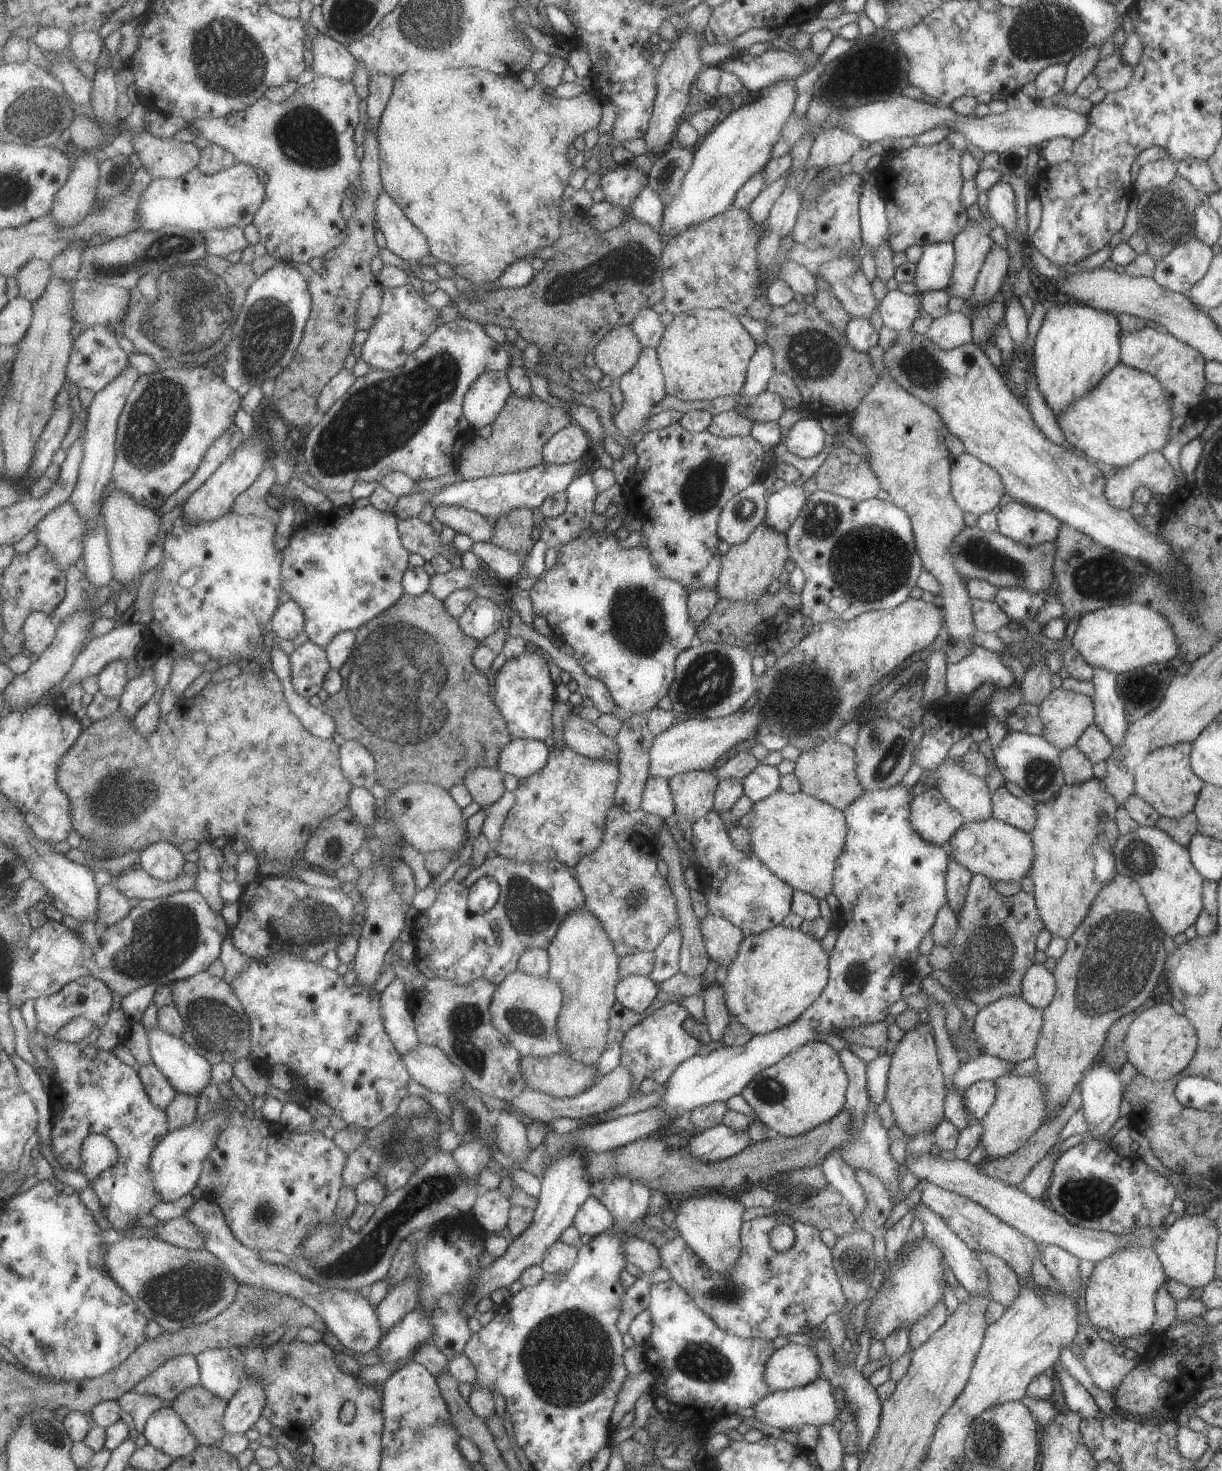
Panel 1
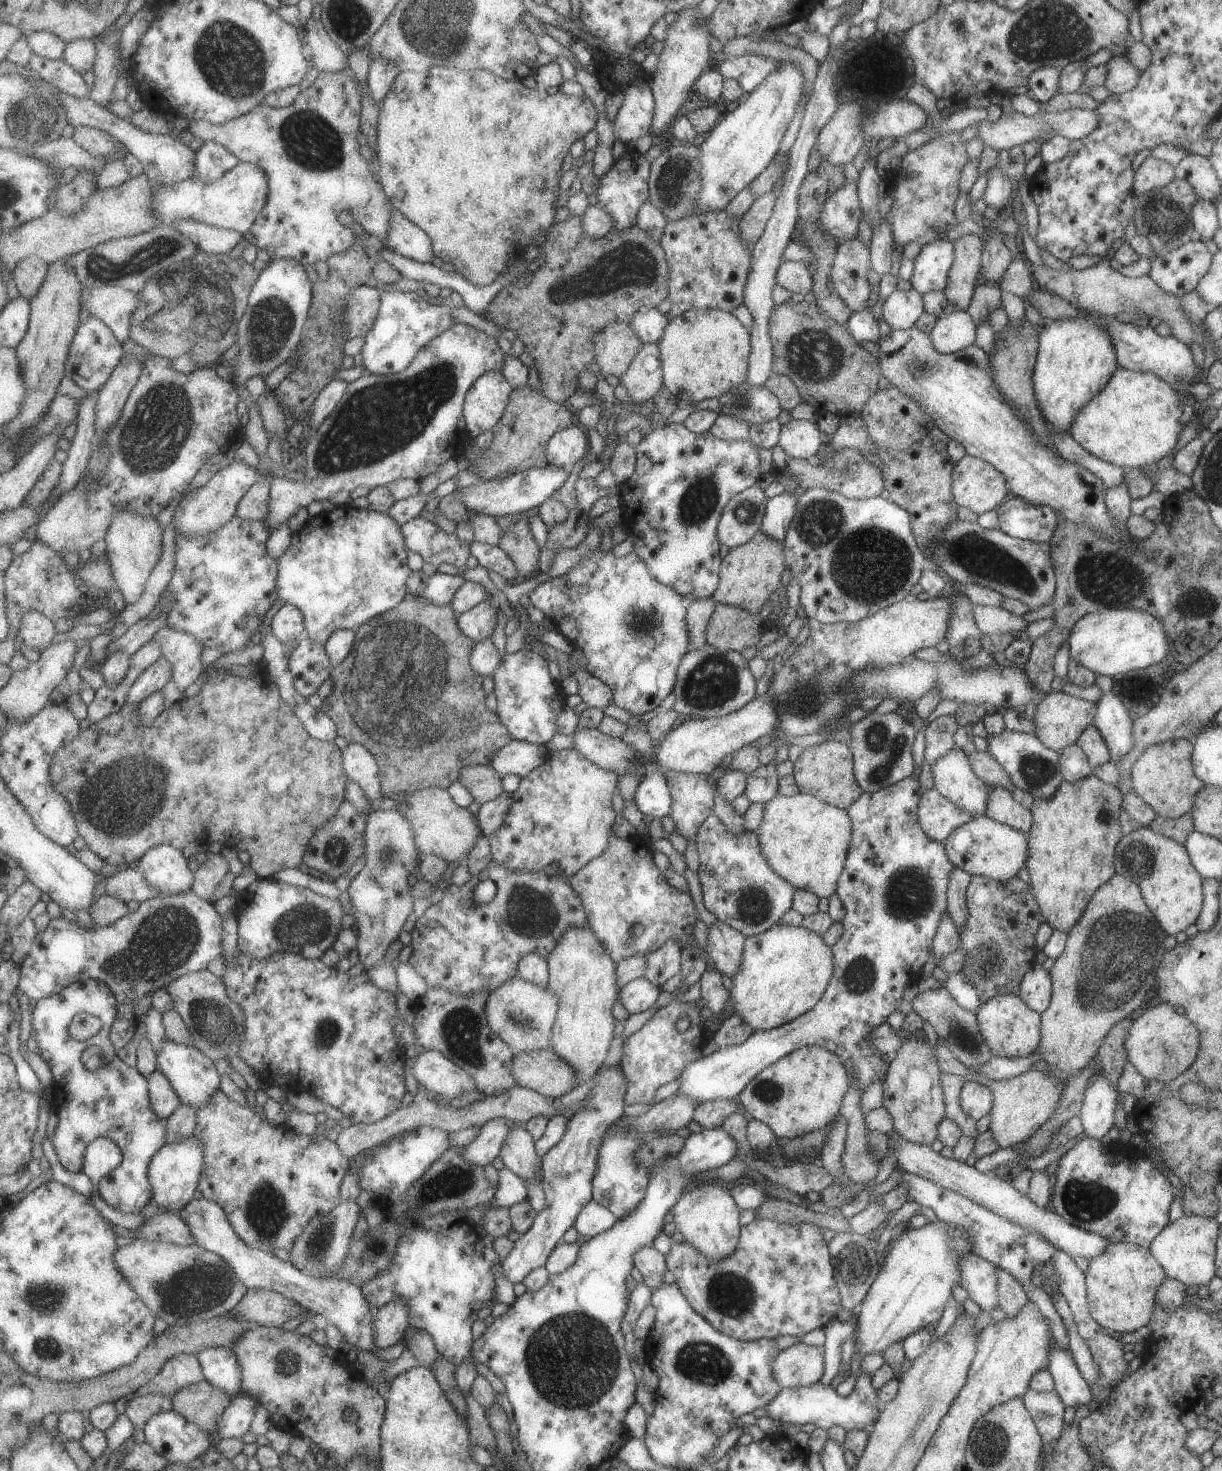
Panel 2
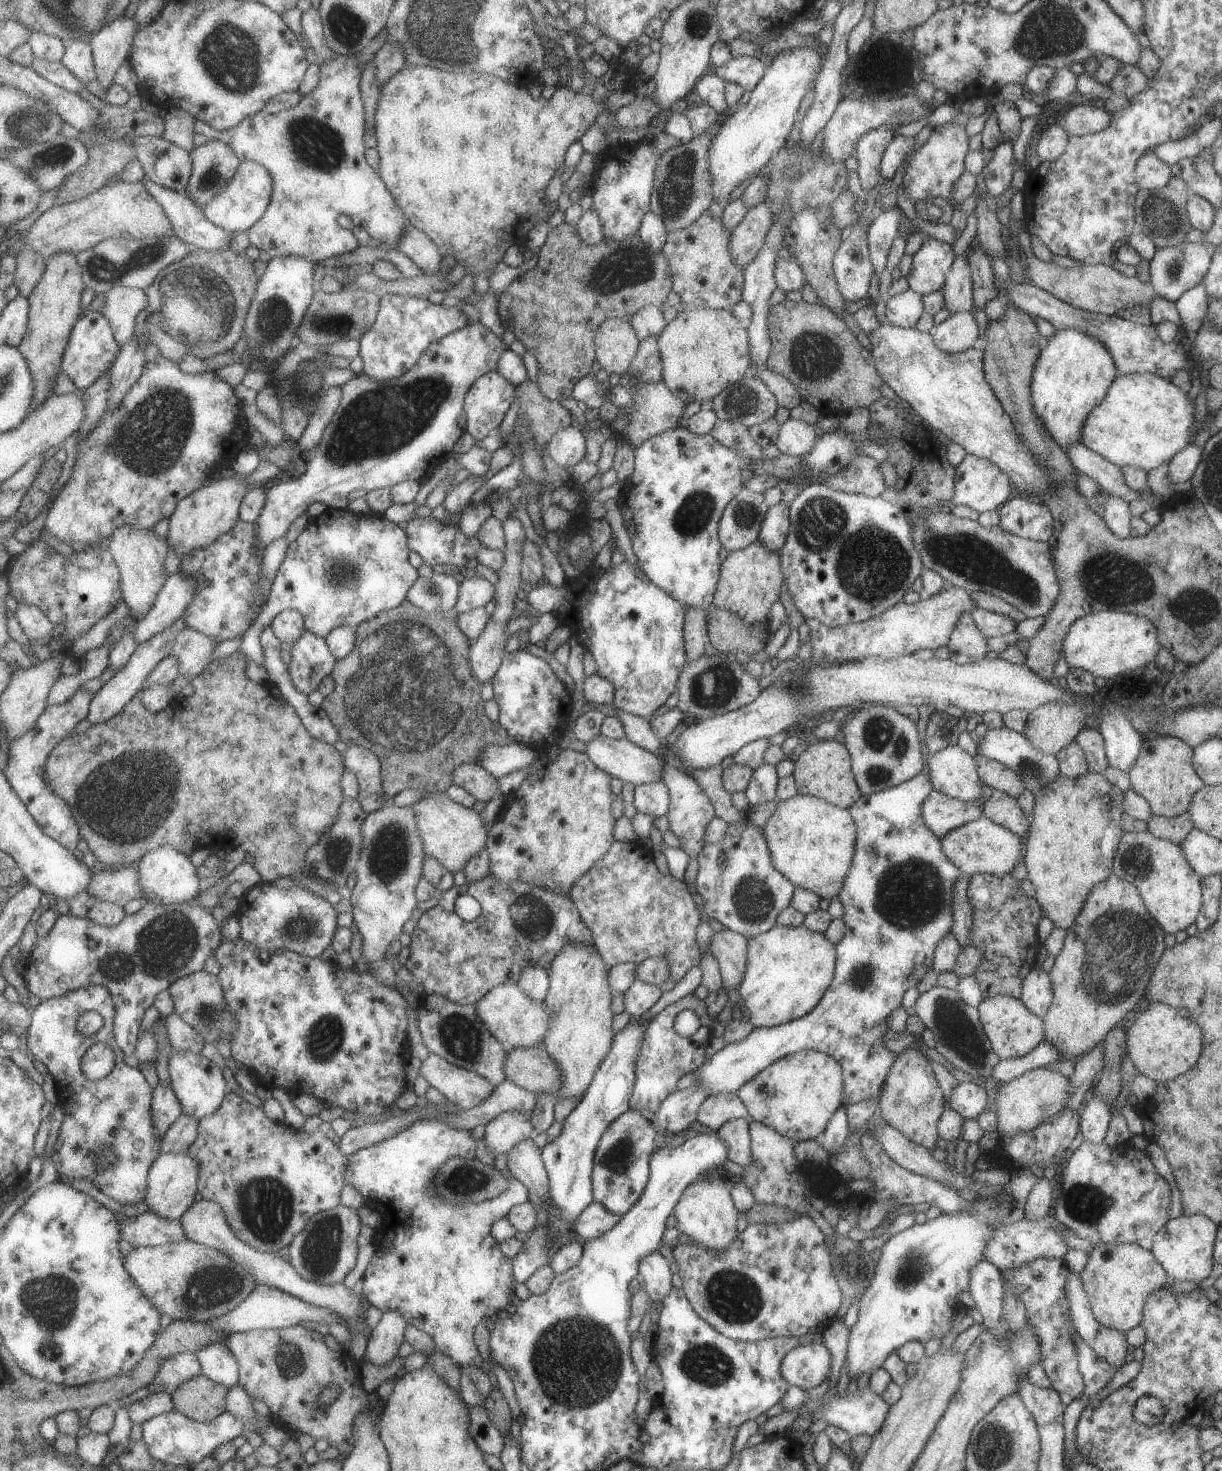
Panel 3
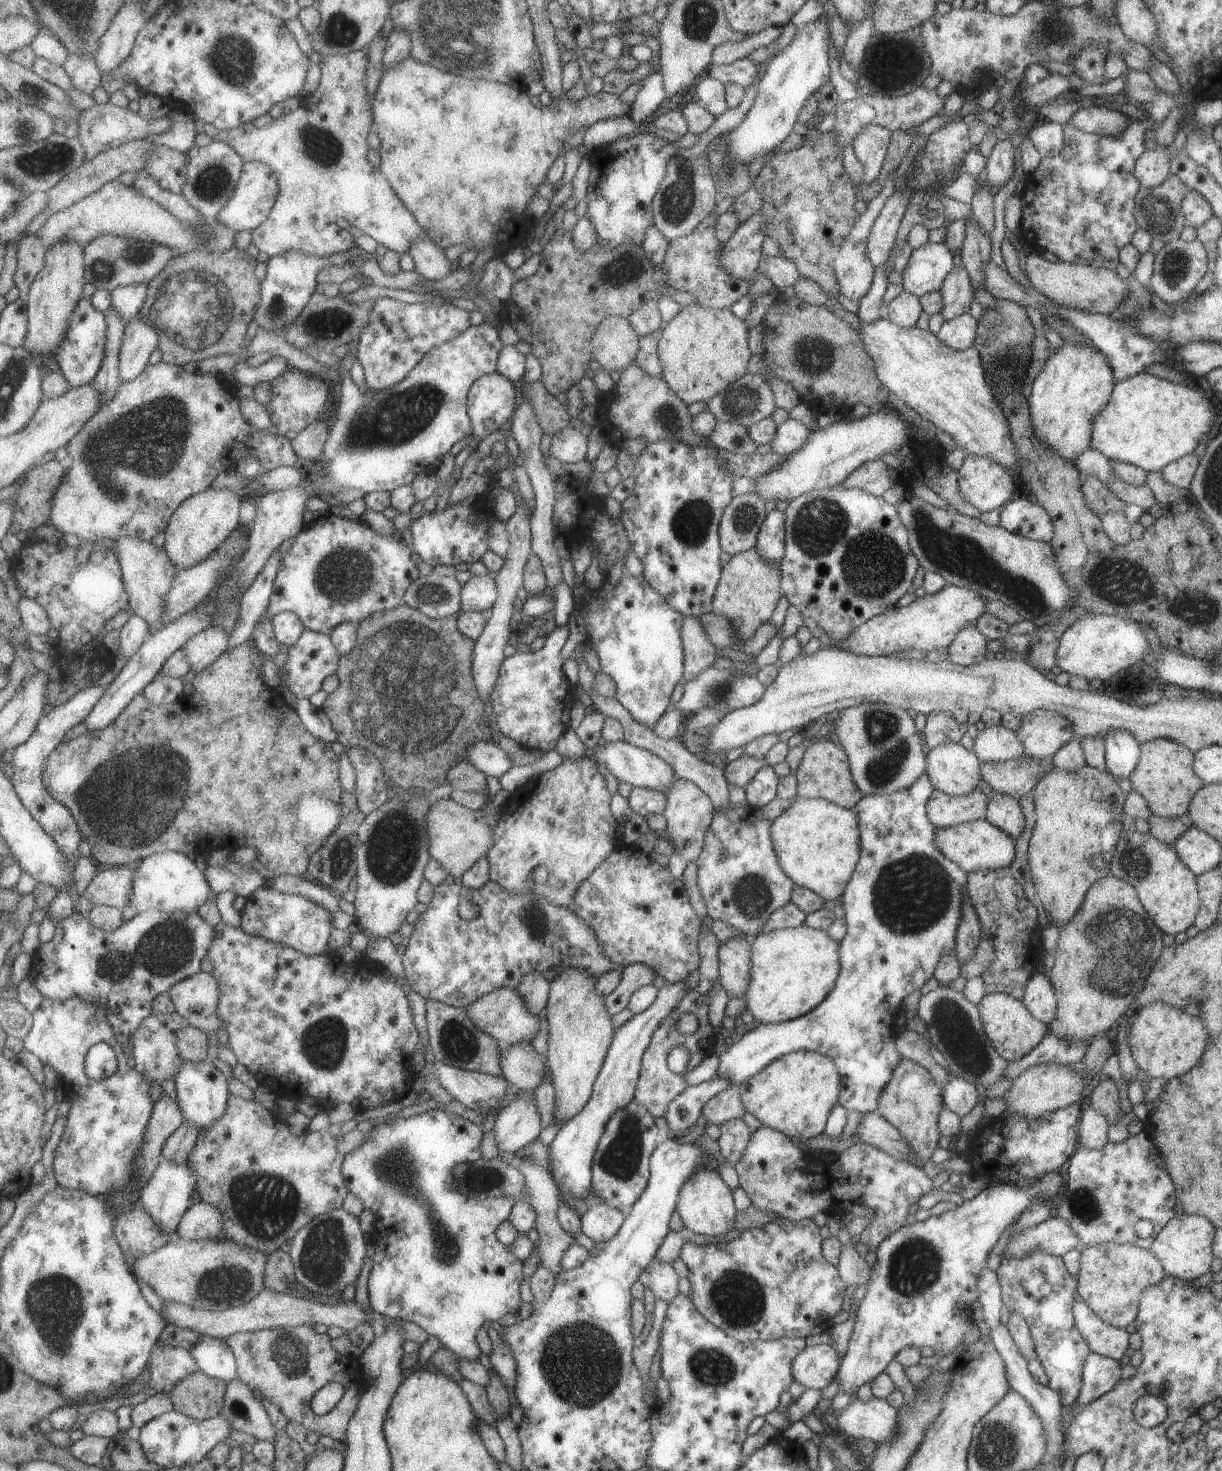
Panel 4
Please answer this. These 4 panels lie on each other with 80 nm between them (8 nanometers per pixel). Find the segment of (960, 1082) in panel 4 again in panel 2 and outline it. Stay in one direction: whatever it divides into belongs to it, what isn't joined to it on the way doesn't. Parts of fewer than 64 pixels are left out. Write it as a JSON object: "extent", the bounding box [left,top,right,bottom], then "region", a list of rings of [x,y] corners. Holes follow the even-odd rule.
{"extent":[958,1081,992,1121],"region":[[[964,1081],[958,1093],[958,1101],[962,1112],[976,1121],[990,1112],[992,1094],[982,1083]]]}

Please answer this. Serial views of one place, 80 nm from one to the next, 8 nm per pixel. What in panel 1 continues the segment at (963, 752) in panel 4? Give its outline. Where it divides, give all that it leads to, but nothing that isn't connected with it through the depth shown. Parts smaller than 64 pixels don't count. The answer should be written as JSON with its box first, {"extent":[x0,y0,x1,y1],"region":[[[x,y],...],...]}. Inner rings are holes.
{"extent":[934,757,991,823],"region":[[[946,757],[944,761],[941,761],[941,764],[936,766],[936,771],[934,773],[936,774],[936,789],[943,795],[943,798],[947,801],[947,804],[949,804],[951,808],[954,808],[957,812],[960,812],[960,815],[964,818],[965,823],[985,820],[991,816],[990,795],[985,779],[966,771],[958,763],[957,757]]]}

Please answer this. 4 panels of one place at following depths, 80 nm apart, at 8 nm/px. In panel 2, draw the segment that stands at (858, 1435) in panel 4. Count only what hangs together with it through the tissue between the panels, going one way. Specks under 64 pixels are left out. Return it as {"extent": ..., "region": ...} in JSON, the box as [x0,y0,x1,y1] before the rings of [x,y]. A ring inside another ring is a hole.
{"extent":[764,1373,881,1431],"region":[[[861,1373],[846,1395],[838,1395],[829,1385],[819,1385],[818,1382],[808,1387],[783,1387],[764,1408],[767,1410],[766,1416],[778,1420],[780,1424],[782,1422],[801,1425],[811,1423],[825,1430],[831,1426],[841,1426],[845,1431],[871,1429],[881,1412],[881,1404],[876,1390],[870,1383],[870,1375]]]}

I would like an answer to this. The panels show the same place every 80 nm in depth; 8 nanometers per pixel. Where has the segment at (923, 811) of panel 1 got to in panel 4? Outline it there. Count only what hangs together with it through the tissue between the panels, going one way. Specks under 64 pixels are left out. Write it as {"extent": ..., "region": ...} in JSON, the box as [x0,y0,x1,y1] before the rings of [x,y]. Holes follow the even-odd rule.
{"extent":[925,788,988,829],"region":[[[978,788],[961,796],[949,796],[933,789],[925,803],[926,815],[934,828],[940,829],[983,819],[987,803],[988,798]]]}

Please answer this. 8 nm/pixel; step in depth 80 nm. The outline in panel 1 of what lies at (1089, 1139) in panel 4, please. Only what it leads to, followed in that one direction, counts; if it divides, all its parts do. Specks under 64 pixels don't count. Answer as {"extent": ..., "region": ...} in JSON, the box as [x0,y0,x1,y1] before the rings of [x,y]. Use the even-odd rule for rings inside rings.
{"extent":[1078,1059,1124,1136],"region":[[[1098,1059],[1078,1082],[1082,1100],[1080,1108],[1087,1130],[1095,1136],[1105,1135],[1119,1118],[1119,1102],[1124,1092],[1117,1075]]]}

